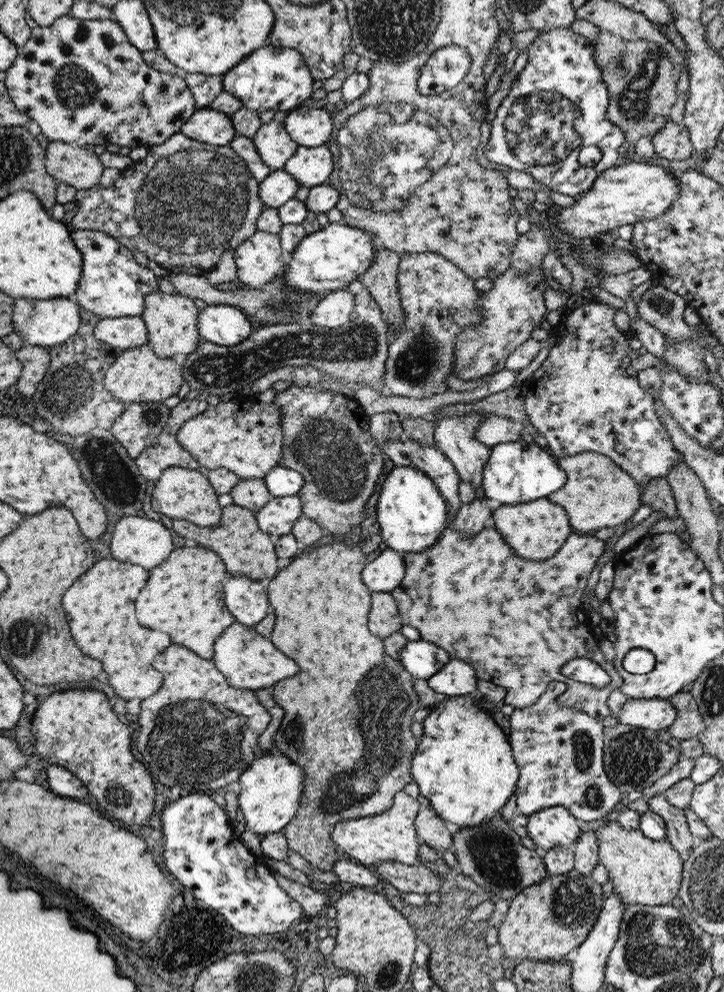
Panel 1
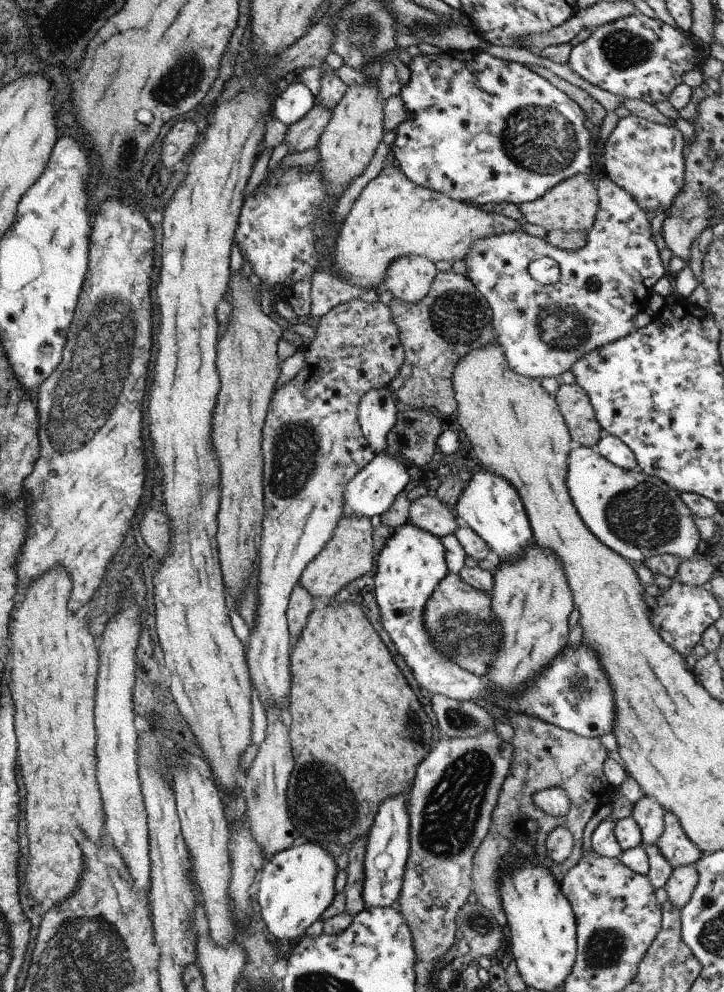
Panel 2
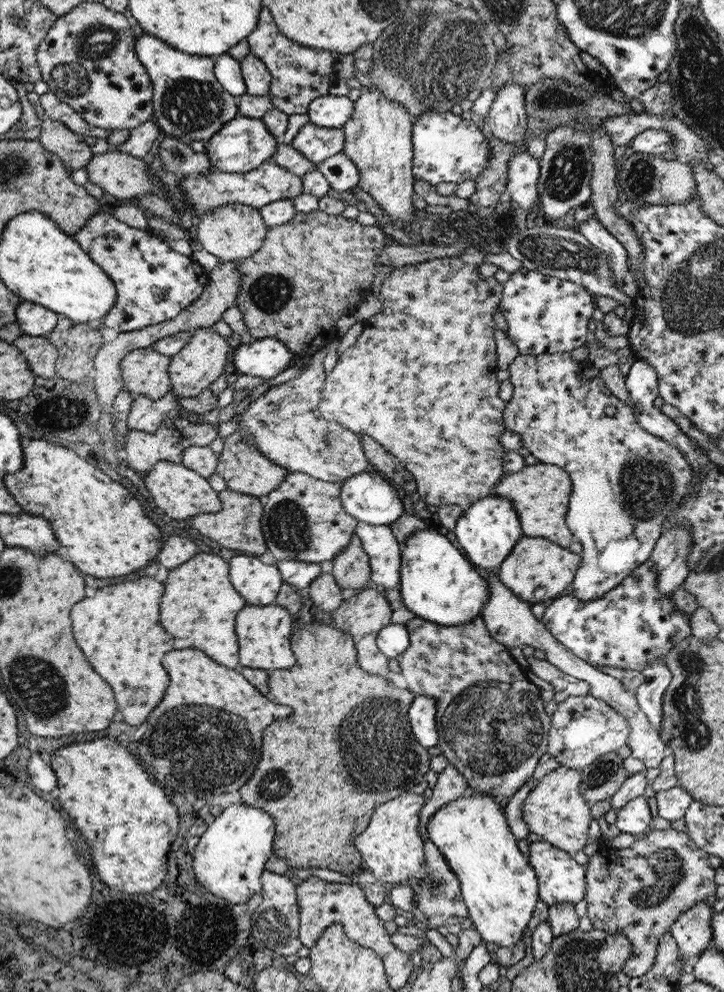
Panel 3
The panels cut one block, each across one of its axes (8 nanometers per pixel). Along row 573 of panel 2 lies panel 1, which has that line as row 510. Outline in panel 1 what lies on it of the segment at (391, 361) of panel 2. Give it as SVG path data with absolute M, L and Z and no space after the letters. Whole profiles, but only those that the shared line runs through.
M297 495L272 497L254 513L259 530L272 537L289 534L301 515L301 499Z

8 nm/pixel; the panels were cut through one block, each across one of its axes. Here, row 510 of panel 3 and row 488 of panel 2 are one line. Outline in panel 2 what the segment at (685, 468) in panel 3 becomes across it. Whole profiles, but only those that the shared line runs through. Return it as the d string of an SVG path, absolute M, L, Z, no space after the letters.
M581 445L568 452L566 460L566 489L578 517L590 530L595 538L613 552L620 554L631 564L639 562L653 555L669 553L682 560L698 556L699 534L693 525L693 516L687 506L679 498L680 493L669 488L662 480L643 474L638 468L635 470L623 470L601 455L598 455L592 447Z

